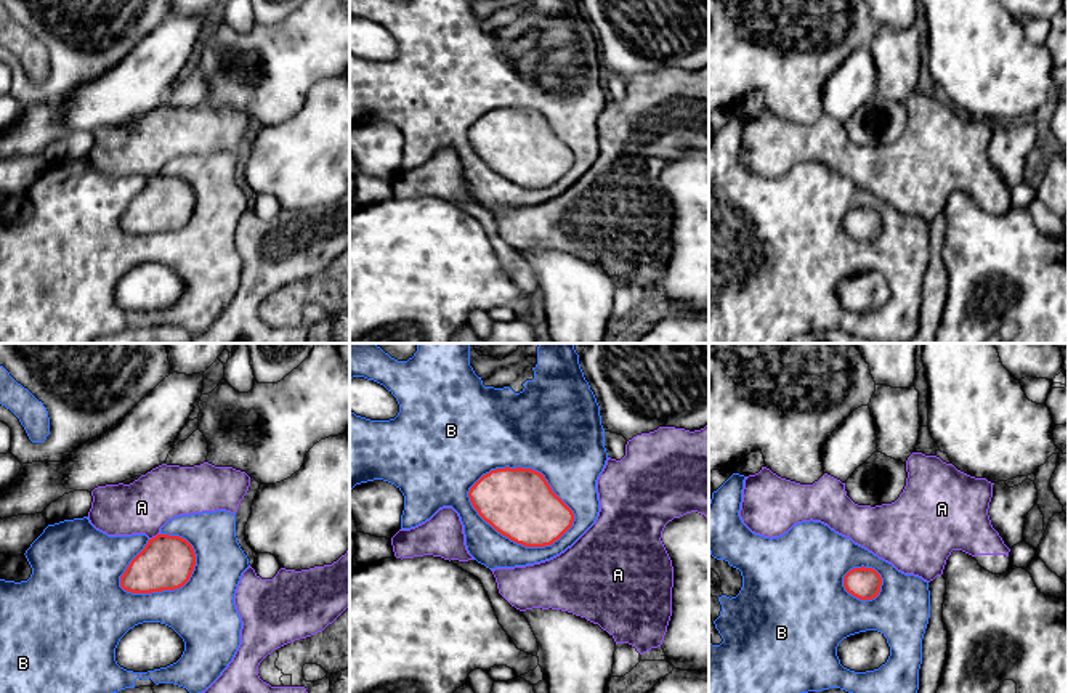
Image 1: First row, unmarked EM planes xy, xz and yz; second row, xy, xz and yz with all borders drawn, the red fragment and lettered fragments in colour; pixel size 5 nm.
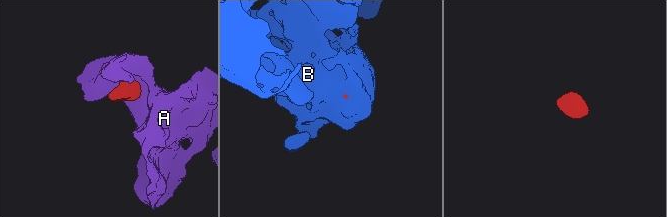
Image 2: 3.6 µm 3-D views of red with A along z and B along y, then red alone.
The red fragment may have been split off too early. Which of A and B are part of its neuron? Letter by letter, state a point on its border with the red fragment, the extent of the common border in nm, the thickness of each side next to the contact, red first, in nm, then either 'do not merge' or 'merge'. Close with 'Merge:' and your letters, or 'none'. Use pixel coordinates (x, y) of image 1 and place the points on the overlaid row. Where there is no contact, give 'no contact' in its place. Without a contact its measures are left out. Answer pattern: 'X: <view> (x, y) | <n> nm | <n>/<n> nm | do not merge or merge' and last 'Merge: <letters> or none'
A: xy (156, 536) | 70 nm | 280/280 nm | merge
B: xz (528, 469) | 550 nm | 360/480 nm | do not merge
Merge: A

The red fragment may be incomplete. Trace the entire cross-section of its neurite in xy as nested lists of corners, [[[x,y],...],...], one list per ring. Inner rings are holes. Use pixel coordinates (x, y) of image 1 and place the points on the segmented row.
[[[162,464],[130,484],[95,488],[88,520],[107,536],[149,537],[120,576],[123,590],[175,590],[189,581],[196,553],[186,539],[162,534],[160,528],[180,515],[216,510],[236,513],[249,486],[250,476],[233,467]]]

